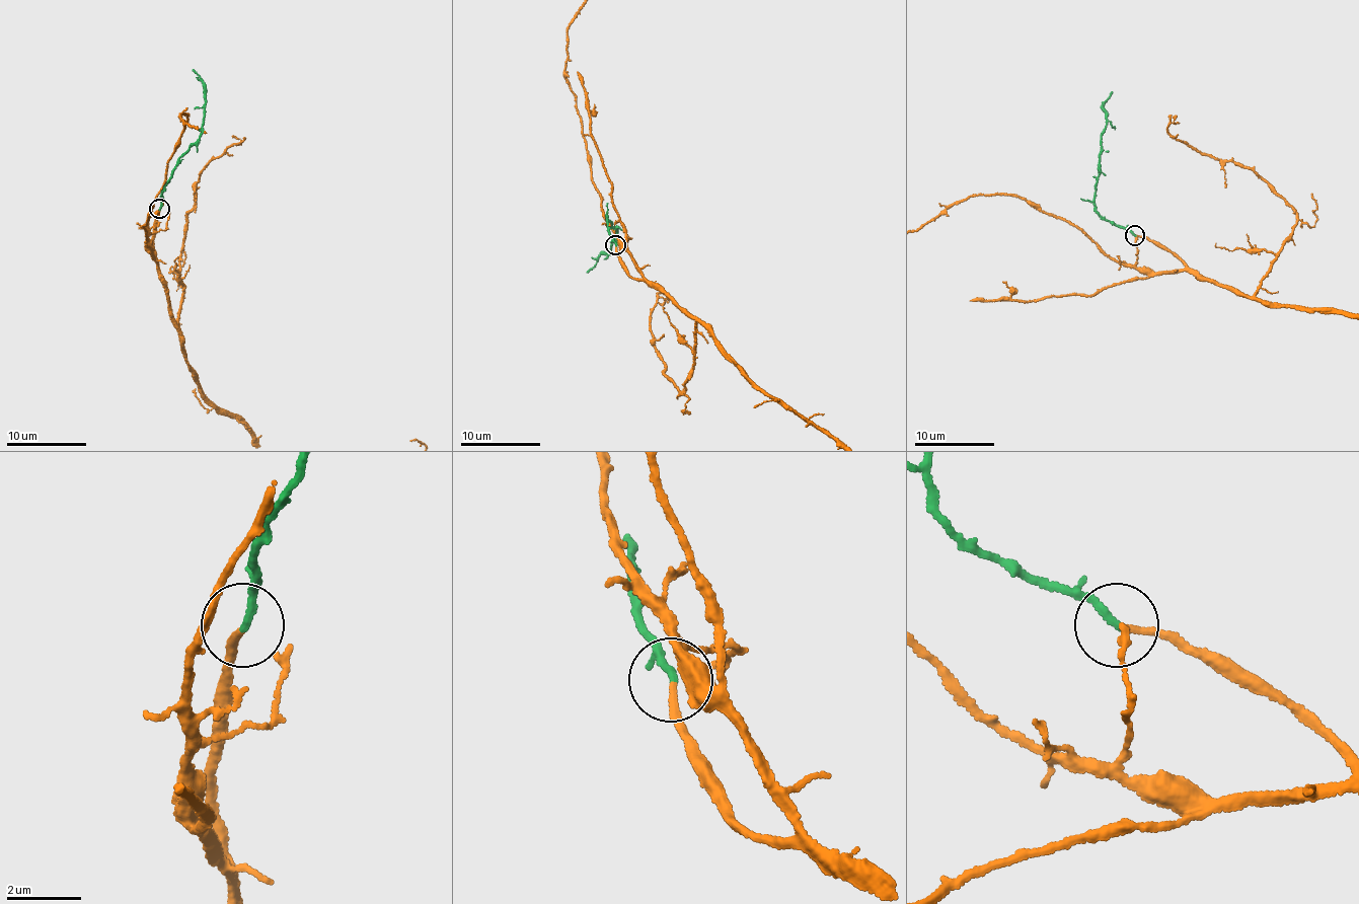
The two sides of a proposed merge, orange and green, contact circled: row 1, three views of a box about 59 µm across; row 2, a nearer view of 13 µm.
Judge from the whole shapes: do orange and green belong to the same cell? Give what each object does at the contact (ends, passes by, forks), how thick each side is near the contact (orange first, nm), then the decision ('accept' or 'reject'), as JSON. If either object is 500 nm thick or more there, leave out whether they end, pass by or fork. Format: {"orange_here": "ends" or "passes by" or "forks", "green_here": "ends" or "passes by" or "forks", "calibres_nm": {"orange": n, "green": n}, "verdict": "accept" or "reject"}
{"orange_here": "passes by", "green_here": "ends", "calibres_nm": {"orange": 130, "green": 200}, "verdict": "accept"}

